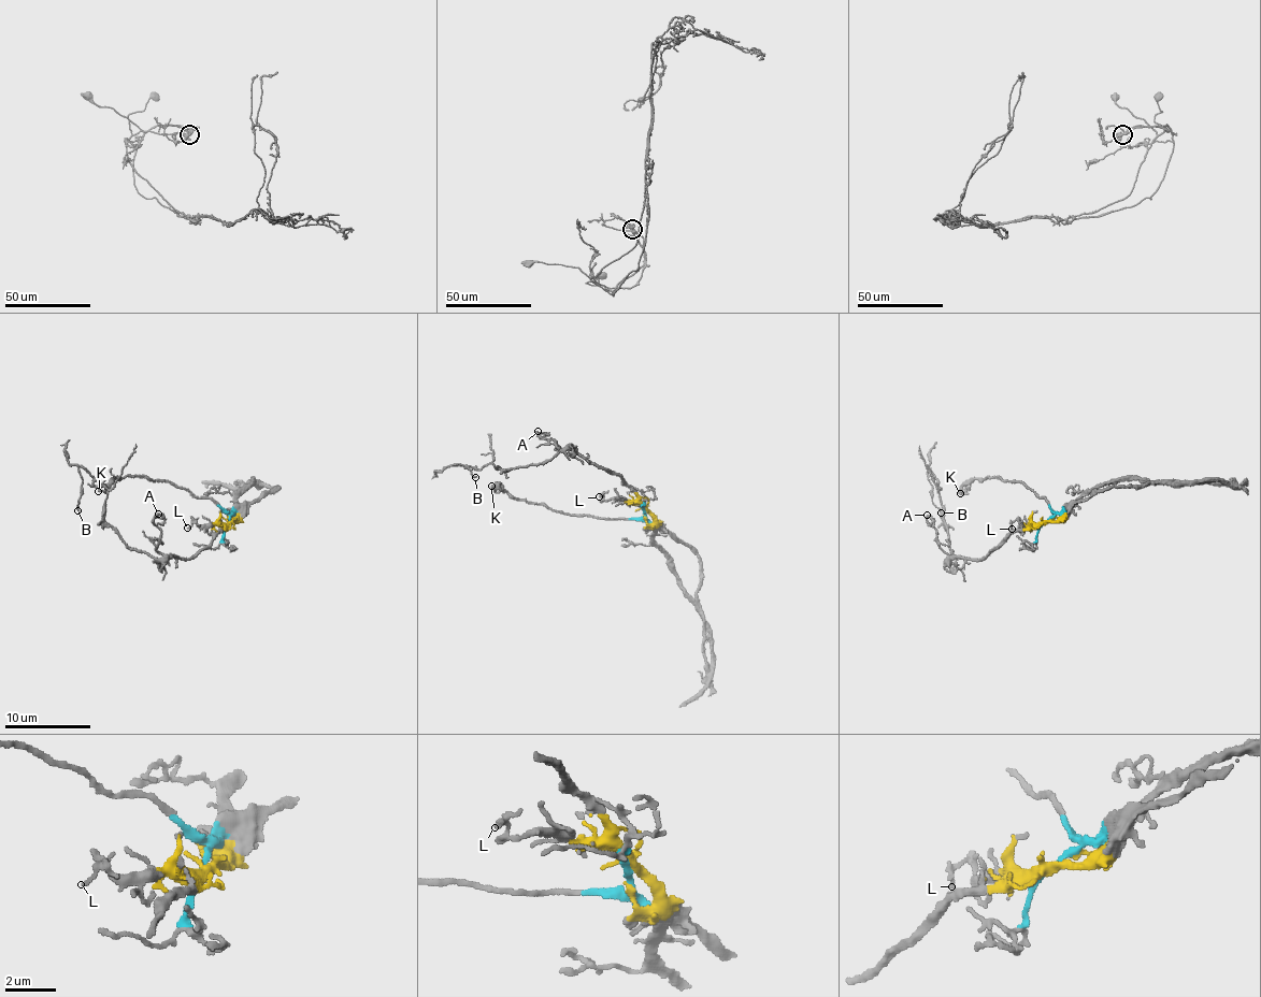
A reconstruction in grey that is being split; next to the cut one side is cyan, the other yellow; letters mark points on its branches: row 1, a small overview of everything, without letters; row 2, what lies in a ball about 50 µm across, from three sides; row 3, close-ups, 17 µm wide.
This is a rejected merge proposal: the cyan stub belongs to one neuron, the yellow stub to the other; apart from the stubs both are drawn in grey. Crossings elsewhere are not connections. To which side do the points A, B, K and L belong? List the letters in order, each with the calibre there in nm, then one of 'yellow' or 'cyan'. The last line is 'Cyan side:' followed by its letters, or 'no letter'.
A: 190 nm | yellow
B: 160 nm | yellow
K: 240 nm | cyan
L: 100 nm | yellow
Cyan side: K

